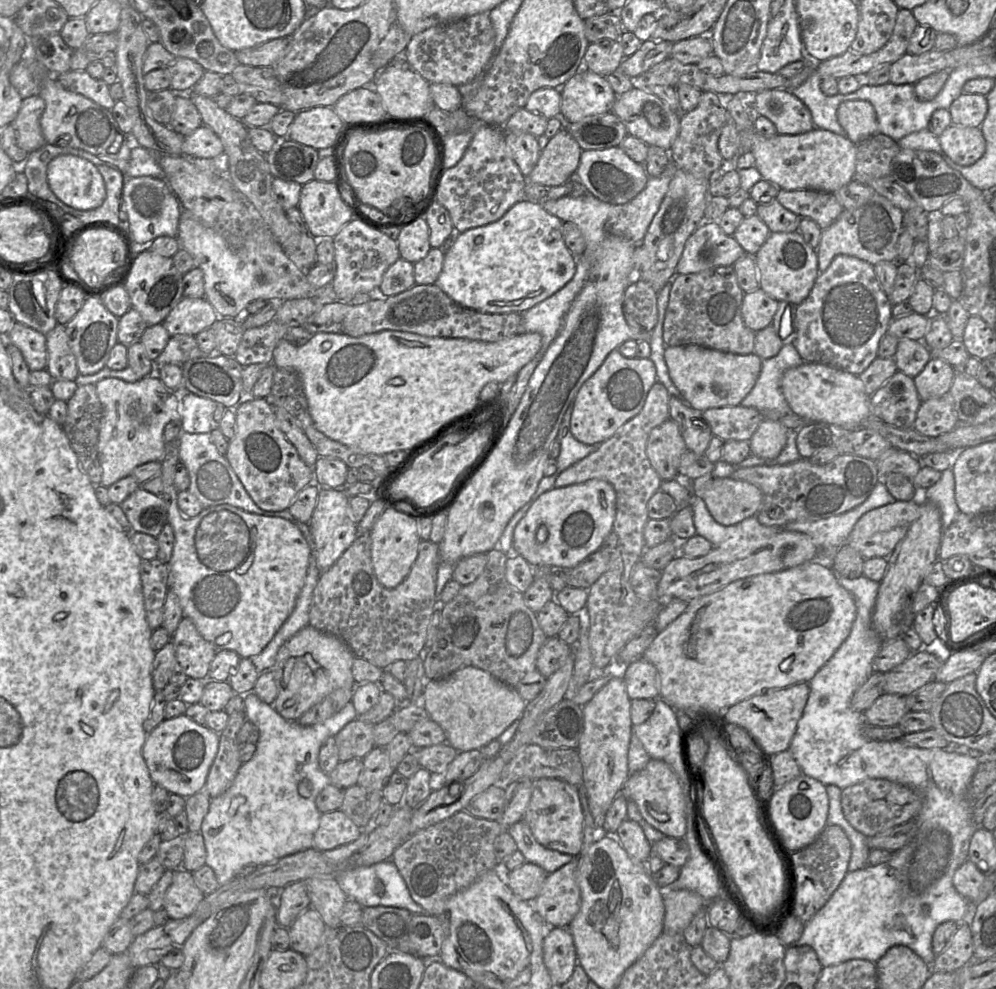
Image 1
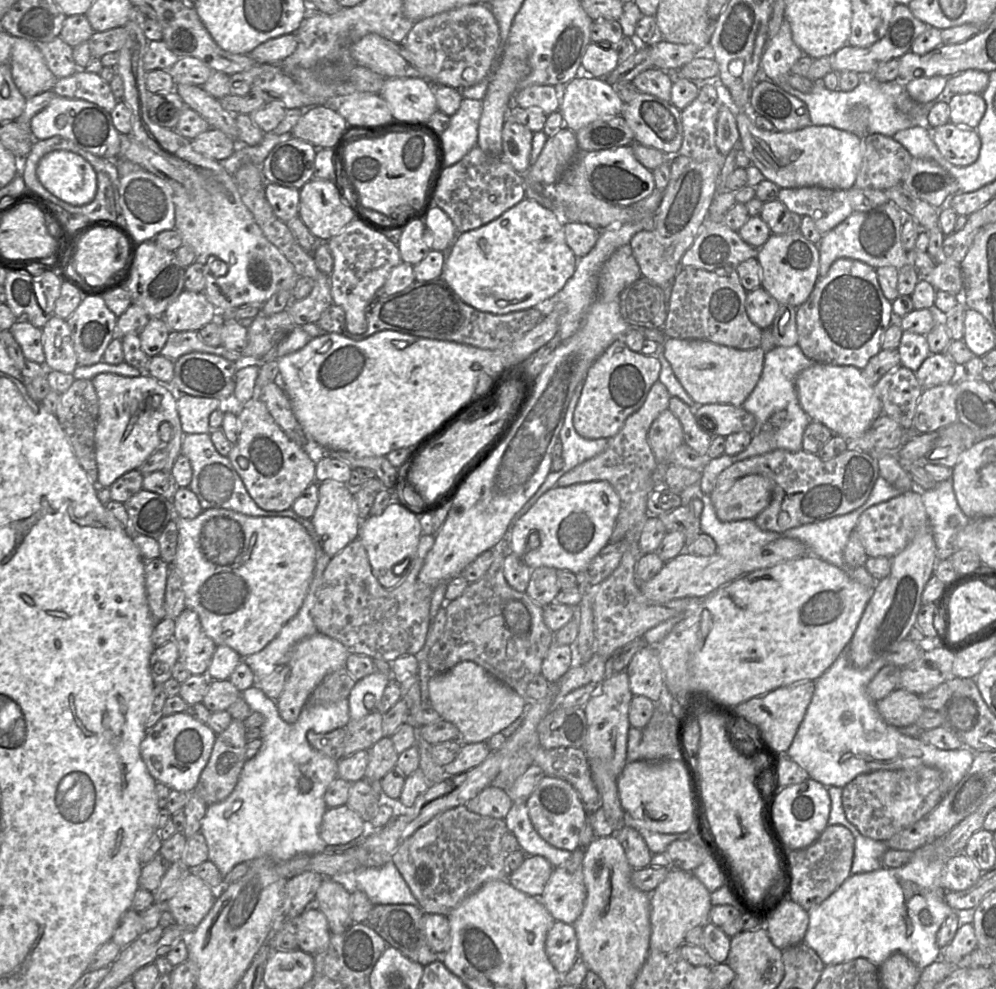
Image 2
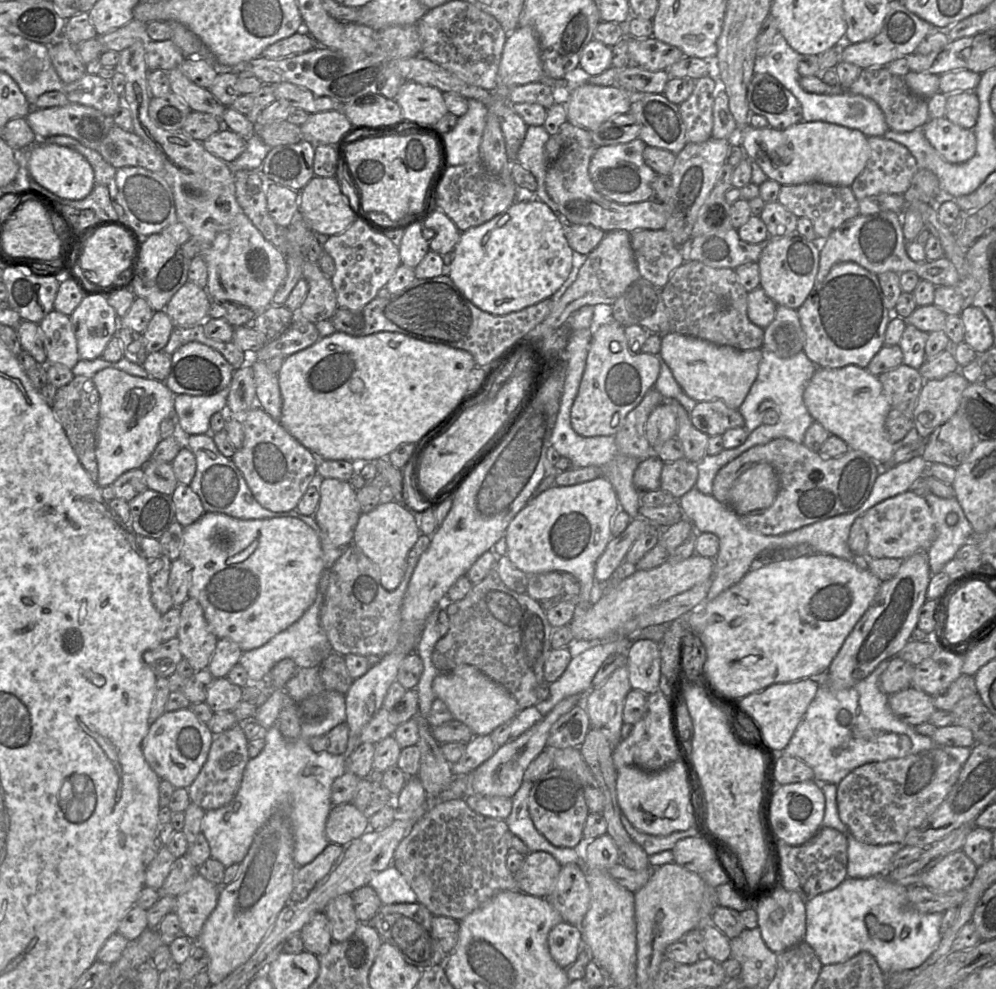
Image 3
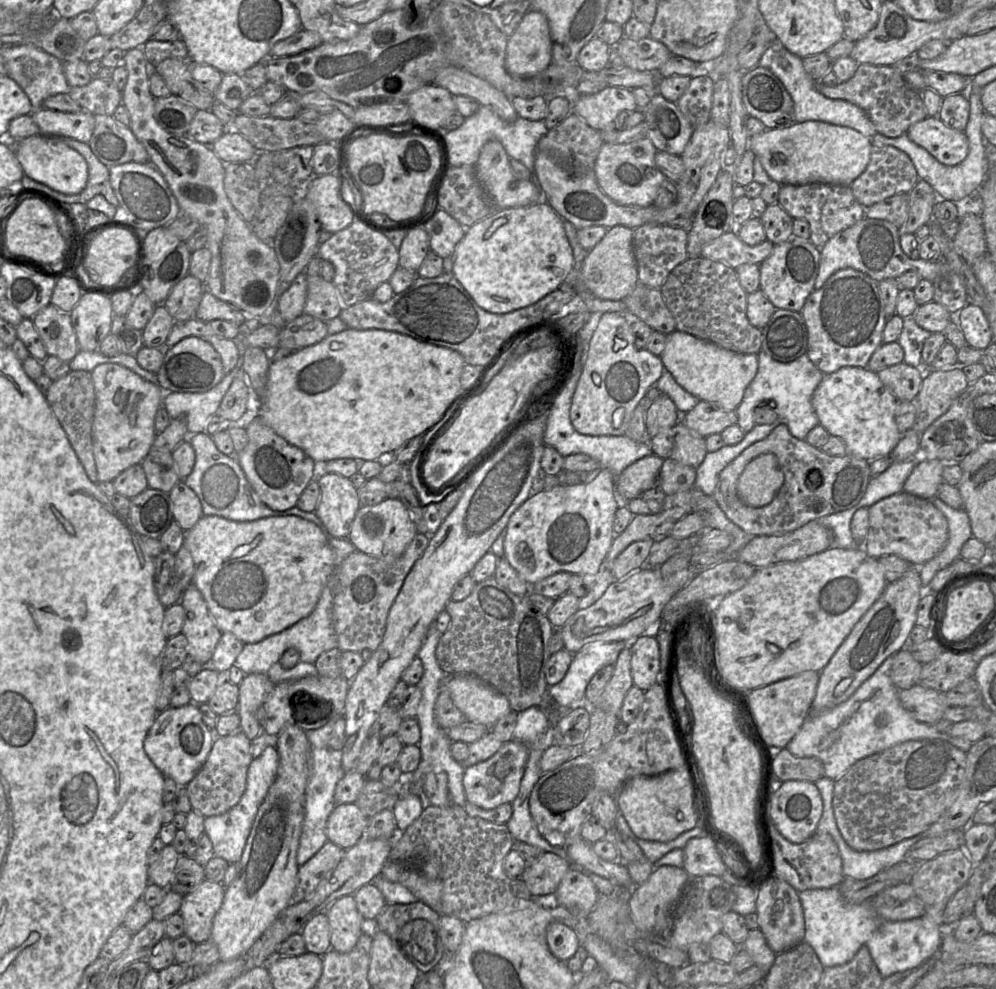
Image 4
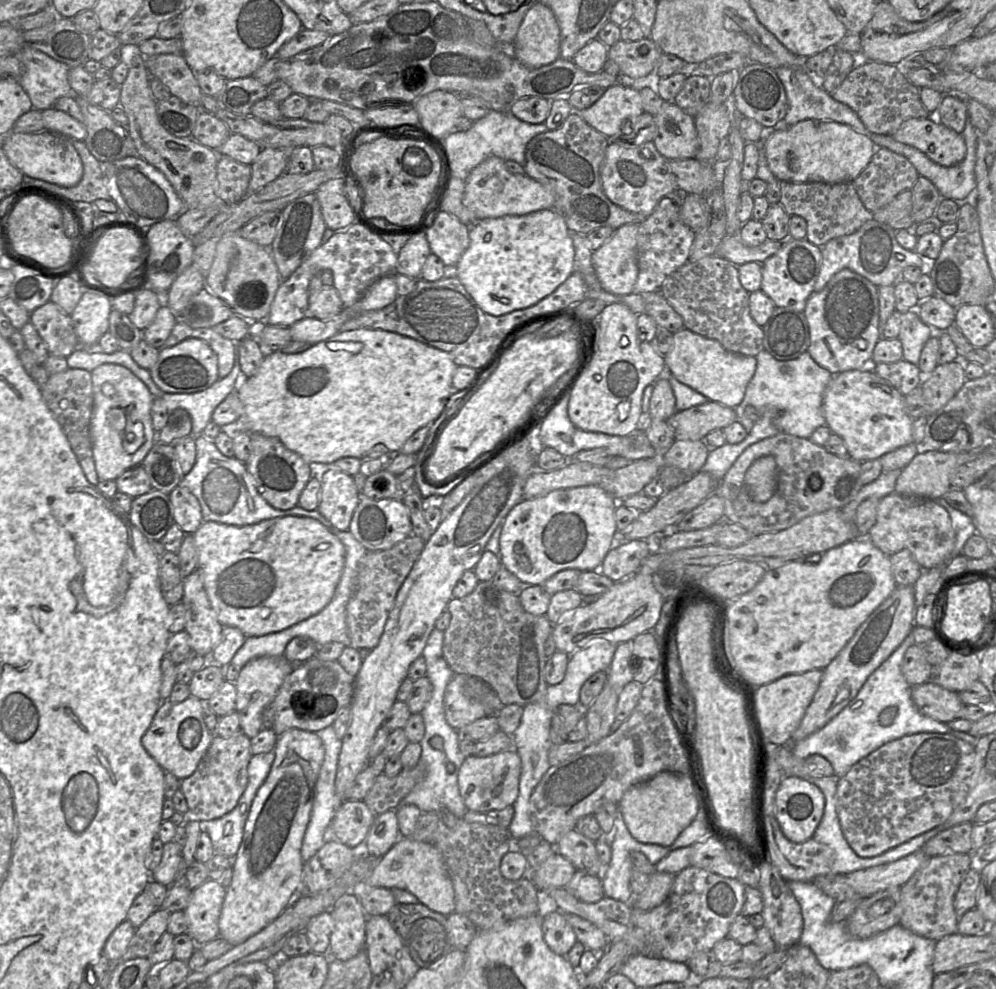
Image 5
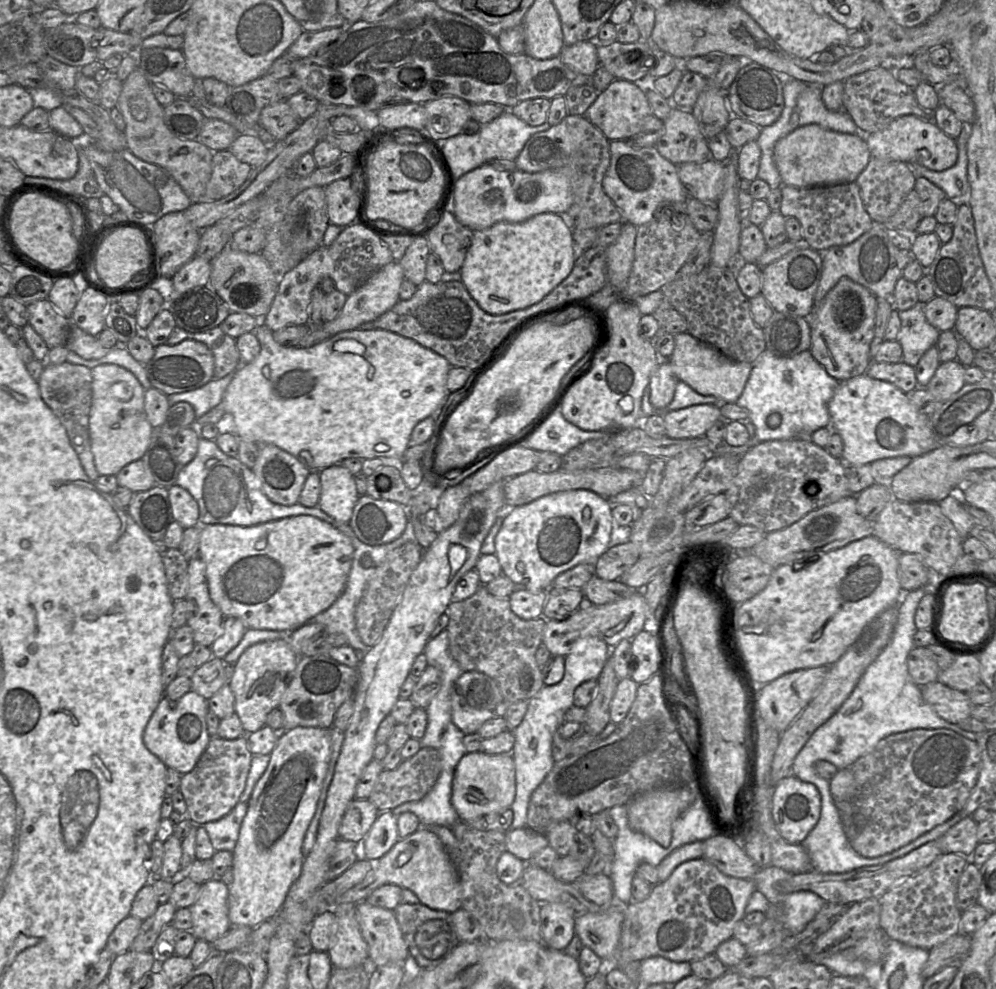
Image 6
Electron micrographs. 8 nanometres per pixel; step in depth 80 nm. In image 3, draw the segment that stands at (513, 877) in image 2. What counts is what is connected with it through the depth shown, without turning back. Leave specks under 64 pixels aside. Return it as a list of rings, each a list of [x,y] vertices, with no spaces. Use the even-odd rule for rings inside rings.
[[[544,851],[530,852],[521,868],[513,874],[518,890],[545,898],[552,890],[561,869],[558,861]]]

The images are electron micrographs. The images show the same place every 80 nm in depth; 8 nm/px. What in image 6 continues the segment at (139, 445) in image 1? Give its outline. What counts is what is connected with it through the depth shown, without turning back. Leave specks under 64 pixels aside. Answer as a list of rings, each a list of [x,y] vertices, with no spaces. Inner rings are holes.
[[[102,364],[91,369],[92,403],[89,414],[90,446],[99,475],[117,475],[127,464],[139,460],[151,441],[153,427],[144,408],[145,389],[127,369]]]

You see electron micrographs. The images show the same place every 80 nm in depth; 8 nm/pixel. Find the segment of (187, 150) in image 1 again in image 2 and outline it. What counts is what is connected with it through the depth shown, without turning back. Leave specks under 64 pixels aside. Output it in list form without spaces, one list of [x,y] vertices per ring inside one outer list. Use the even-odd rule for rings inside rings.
[[[213,128],[199,134],[190,141],[192,148],[196,152],[217,161],[231,156],[238,145],[236,141],[225,133]]]

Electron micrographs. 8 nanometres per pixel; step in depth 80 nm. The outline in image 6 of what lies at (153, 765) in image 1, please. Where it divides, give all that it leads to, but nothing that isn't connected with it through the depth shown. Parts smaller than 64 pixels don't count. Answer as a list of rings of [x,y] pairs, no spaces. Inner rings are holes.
[[[192,690],[178,700],[171,700],[164,695],[144,730],[146,748],[167,767],[182,775],[192,771],[210,741],[206,724],[208,710],[207,700]]]

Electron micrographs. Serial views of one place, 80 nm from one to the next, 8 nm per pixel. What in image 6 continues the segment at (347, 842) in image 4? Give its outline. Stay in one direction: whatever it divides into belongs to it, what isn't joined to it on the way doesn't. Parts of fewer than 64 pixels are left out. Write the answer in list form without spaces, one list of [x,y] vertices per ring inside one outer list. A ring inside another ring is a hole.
[[[354,798],[341,820],[338,829],[339,838],[361,845],[379,813],[369,799]]]

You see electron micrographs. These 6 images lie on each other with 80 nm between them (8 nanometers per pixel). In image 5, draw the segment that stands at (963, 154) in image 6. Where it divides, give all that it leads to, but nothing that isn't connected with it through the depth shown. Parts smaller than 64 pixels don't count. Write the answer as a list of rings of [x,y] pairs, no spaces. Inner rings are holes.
[[[968,119],[964,131],[961,133],[967,148],[966,155],[959,164],[952,167],[944,167],[933,162],[925,153],[912,146],[894,140],[891,135],[869,134],[869,136],[876,147],[884,147],[895,153],[905,156],[915,167],[920,176],[927,178],[933,183],[943,199],[962,200],[966,198],[968,194],[977,186],[975,178],[975,164],[978,133],[979,132],[977,129]]]

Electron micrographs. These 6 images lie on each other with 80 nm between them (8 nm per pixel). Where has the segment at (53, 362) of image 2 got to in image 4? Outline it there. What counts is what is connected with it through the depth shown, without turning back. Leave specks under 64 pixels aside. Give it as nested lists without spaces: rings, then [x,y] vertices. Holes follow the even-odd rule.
[[[49,304],[32,318],[48,355],[70,362],[81,350],[70,313]]]

